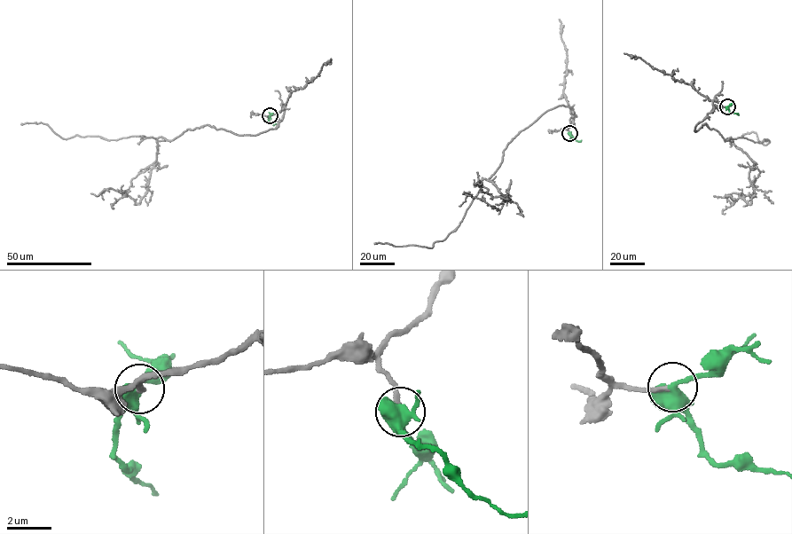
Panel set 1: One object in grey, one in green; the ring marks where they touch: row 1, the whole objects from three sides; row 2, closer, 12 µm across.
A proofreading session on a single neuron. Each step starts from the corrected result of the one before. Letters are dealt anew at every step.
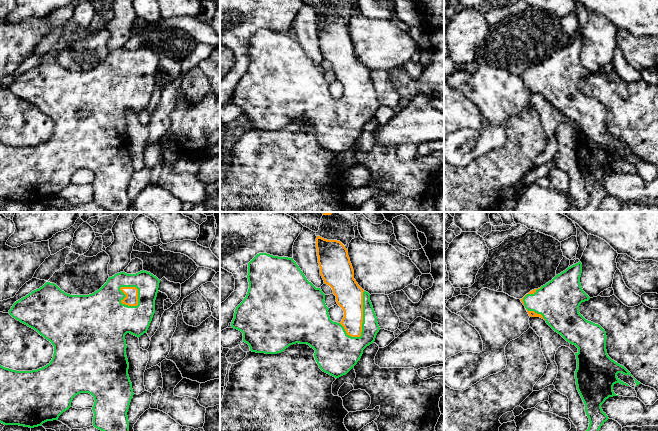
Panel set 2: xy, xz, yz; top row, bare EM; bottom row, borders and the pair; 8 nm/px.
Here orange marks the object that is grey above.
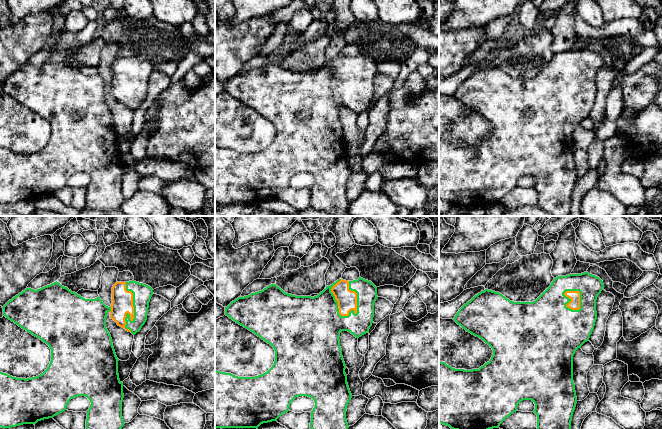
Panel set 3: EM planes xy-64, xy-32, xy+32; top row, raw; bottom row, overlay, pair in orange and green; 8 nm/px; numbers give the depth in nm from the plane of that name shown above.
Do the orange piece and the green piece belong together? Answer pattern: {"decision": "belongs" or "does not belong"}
{"decision": "belongs"}

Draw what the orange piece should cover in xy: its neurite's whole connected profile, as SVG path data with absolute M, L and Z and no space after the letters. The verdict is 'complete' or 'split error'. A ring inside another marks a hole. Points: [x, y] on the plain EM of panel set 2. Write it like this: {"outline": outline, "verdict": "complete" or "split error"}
{"outline": "M144 46L136 50L120 48L109 53L99 66L89 71L70 71L56 60L46 58L16 77L9 90L50 117L54 122L54 130L49 140L37 146L16 147L0 141L0 199L29 204L42 202L47 197L58 196L71 183L76 171L89 169L95 176L92 183L93 202L110 212L127 212L127 188L134 169L128 151L125 111L130 109L139 114L147 108L155 89L159 59L156 52Z", "verdict": "split error"}

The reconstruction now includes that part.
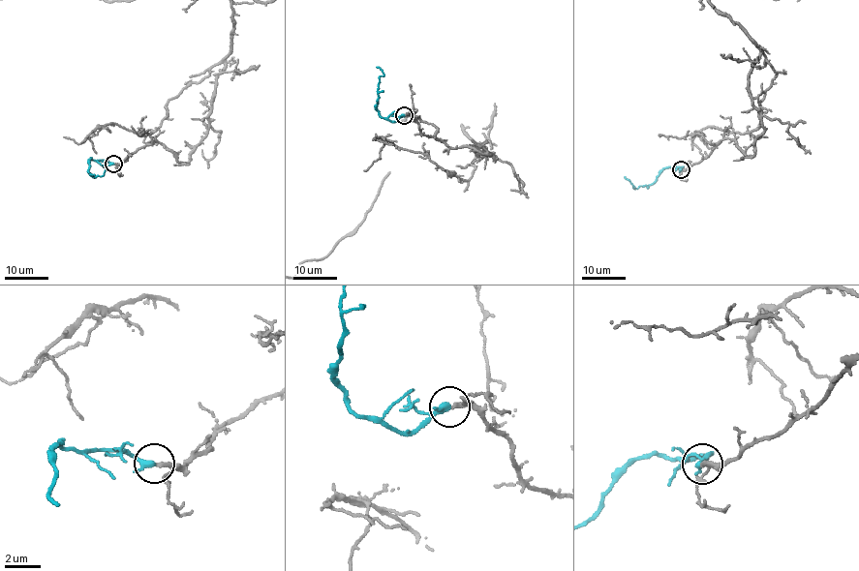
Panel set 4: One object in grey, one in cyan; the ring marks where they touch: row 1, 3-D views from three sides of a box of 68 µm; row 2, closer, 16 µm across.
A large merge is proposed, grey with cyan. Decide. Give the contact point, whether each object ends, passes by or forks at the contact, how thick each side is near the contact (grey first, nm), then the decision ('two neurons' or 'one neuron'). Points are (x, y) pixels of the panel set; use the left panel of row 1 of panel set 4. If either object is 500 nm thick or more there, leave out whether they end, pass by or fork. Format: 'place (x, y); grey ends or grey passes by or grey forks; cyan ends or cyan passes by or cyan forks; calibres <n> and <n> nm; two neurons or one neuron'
place (113, 164); grey passes by; cyan passes by; calibres 200 and 280 nm; one neuron

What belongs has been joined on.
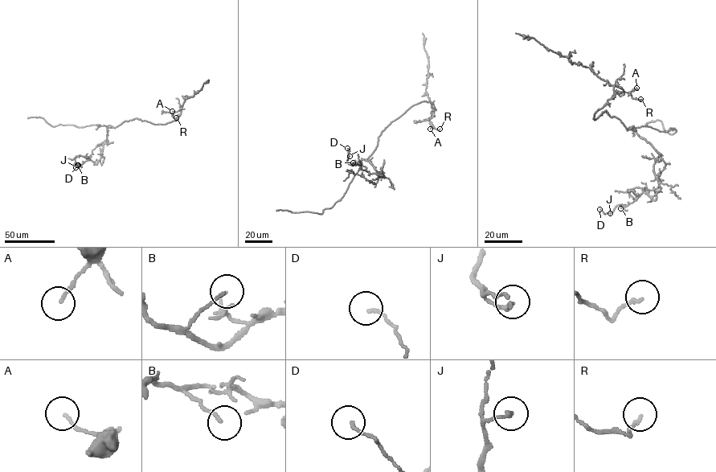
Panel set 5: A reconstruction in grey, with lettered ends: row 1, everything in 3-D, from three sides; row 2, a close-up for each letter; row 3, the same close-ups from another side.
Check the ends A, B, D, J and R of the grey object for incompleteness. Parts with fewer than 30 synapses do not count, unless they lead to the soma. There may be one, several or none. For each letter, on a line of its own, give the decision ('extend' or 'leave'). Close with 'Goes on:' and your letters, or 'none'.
A: leave
B: leave
D: leave
J: leave
R: leave
Goes on: none

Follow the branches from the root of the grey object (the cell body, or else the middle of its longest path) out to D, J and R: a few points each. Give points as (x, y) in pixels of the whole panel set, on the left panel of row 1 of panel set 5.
D: (134, 119), (107, 126), (96, 164), (88, 159), (77, 165)
J: (134, 119), (116, 127), (107, 126), (97, 163), (88, 159), (81, 164), (74, 163), (75, 167)
R: (134, 119), (164, 125), (176, 121), (181, 109), (173, 112), (172, 116), (176, 117)

